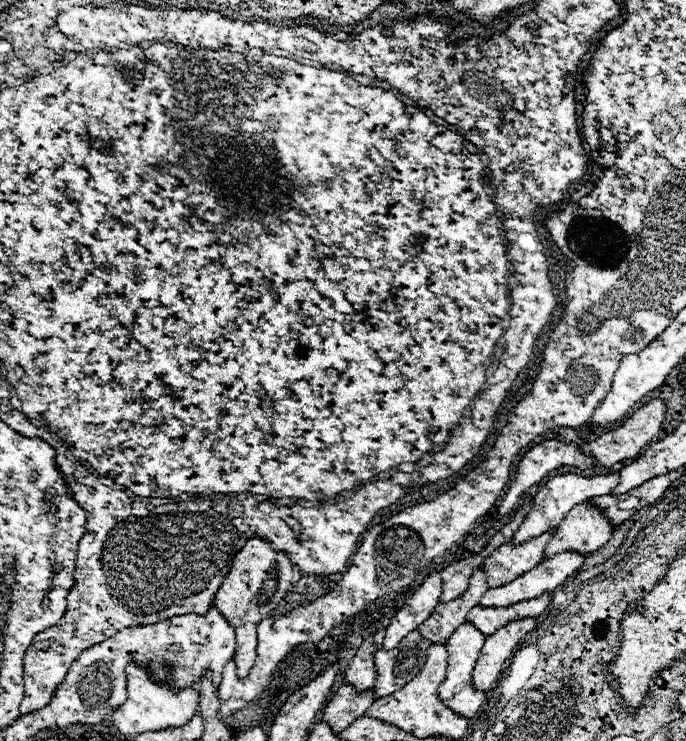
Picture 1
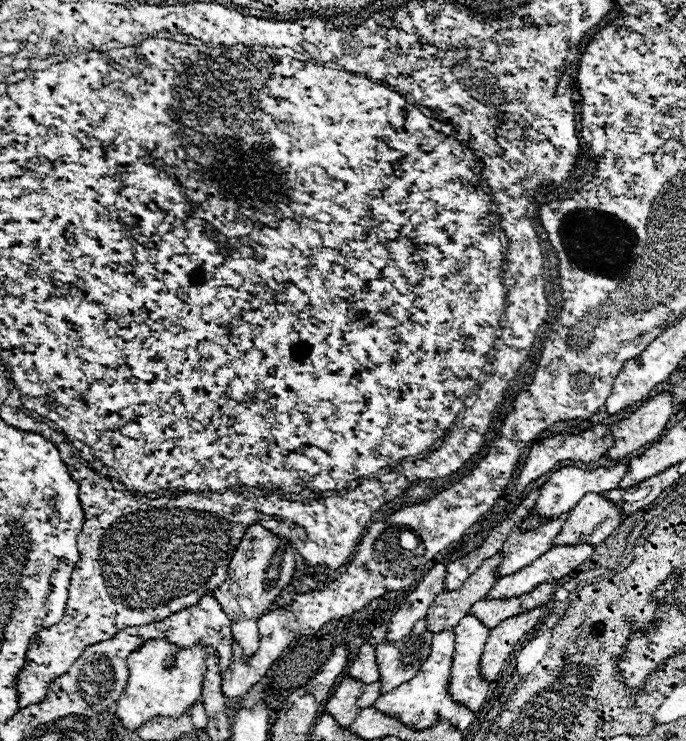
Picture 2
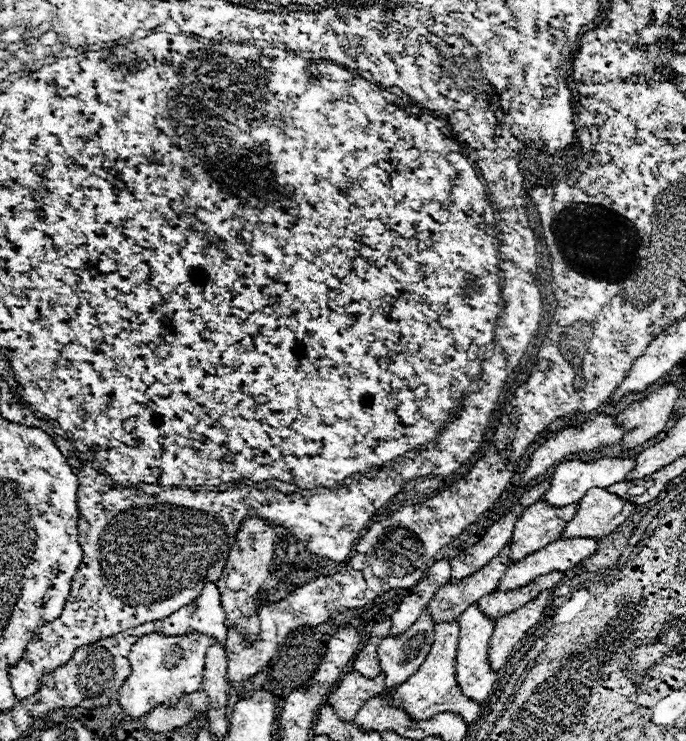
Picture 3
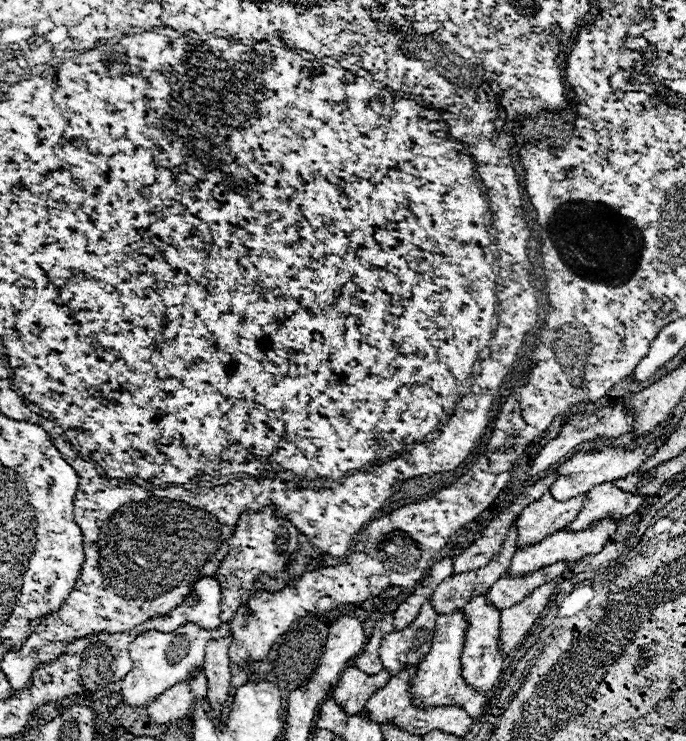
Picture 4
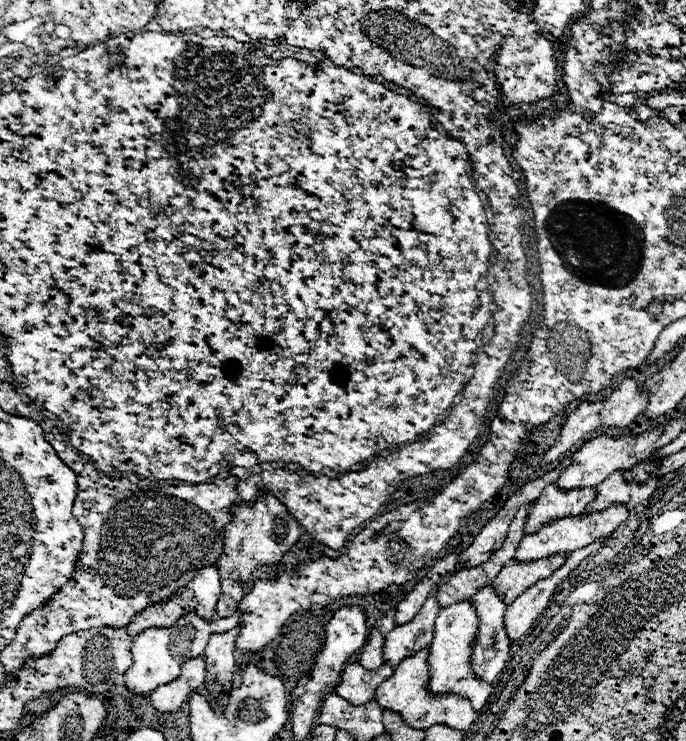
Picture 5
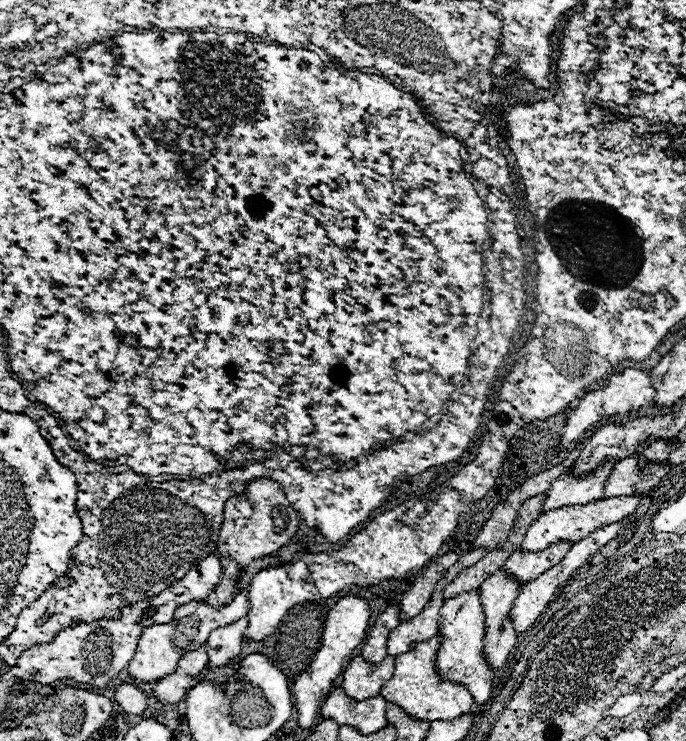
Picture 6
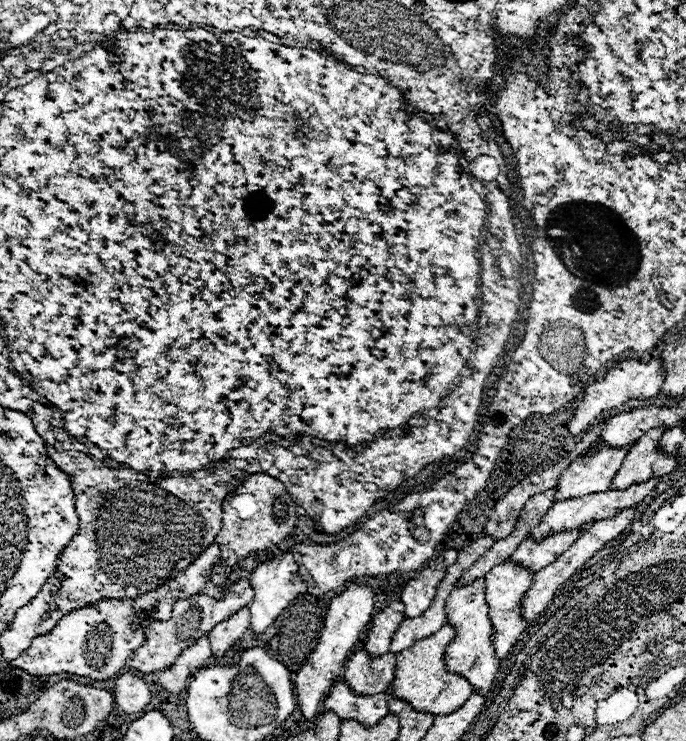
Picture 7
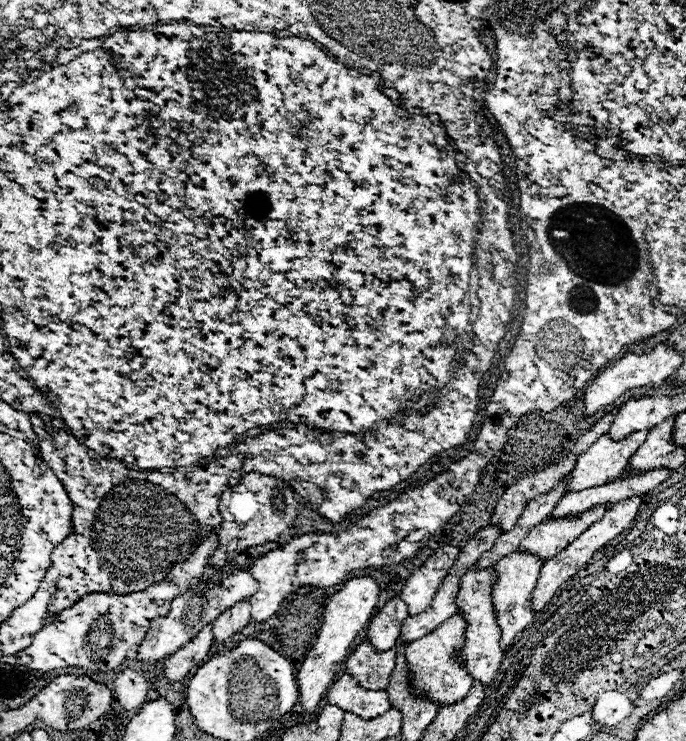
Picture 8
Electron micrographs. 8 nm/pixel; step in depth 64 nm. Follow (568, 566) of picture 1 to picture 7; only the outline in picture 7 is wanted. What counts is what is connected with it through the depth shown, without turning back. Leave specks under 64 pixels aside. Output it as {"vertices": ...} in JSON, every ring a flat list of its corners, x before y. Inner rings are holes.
{"vertices":[[654,478,654,480,646,480,642,484,632,484,630,488,626,490,606,490,606,492,592,492,590,496,582,496,580,500,562,500,562,502,556,502,554,508,550,508,544,516,542,516,542,522,538,526,534,526,530,530,530,534,540,540,542,536,550,534,550,532,560,532,560,530,566,530,566,528,580,528,580,526,586,526,586,524,594,524,598,520,604,520,604,518,610,518,614,516,616,512,620,512,622,508,626,506,632,506,632,504,640,504,648,492,652,492,656,488,656,484,660,482,662,478]]}

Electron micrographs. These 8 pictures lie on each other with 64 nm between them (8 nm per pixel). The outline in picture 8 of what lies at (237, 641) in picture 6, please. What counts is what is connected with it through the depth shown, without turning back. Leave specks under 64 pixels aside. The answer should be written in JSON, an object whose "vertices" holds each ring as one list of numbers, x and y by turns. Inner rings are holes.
{"vertices":[[242,600,242,602,234,604,234,608,228,608,214,622,214,640,222,644,232,634,240,632,240,628,244,628,250,622,250,618,252,618,252,614,250,614,250,600]]}

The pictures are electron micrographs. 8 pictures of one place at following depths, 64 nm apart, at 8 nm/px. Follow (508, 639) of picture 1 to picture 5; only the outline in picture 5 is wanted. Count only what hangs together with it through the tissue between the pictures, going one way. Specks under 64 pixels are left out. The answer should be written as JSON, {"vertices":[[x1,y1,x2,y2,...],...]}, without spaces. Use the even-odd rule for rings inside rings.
{"vertices":[[606,536,594,544,588,544,586,548,580,548,578,552,570,552,570,556,566,558,566,564,562,564,562,568,558,568,558,572,550,574,546,580,538,580,538,584,530,586,530,588,526,588,526,592,522,592,522,596,518,596,508,606,508,610,504,614,504,624,506,624,508,636,512,642,516,642,520,636,524,636,532,628,536,618,548,608,554,590,568,578,568,574,574,568,578,568,578,564,584,558,596,554,608,538,610,536]]}

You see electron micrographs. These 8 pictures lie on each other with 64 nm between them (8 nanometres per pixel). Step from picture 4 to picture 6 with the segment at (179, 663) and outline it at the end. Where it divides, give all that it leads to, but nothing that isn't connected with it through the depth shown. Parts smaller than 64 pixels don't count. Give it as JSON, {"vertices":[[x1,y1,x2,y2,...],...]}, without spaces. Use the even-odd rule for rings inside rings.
{"vertices":[[246,588,236,592,234,600,226,606,212,606,208,602,186,602,186,604,182,604,176,610,174,620,170,624,154,624,154,626,144,628,140,642,138,642,138,648,136,648,136,654,126,668,130,678,138,684,144,684,144,682,156,682,162,676,172,674,176,670,176,664,182,658,182,654,196,650,200,644,204,644,208,640,208,636,214,628,236,622,240,616,248,614,248,610,250,610,250,600,248,600]]}

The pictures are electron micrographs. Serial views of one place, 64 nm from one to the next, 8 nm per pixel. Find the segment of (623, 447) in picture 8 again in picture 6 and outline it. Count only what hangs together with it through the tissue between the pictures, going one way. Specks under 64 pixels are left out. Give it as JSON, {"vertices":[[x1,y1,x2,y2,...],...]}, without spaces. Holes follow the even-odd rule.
{"vertices":[[602,460,602,464,586,474,586,478,570,476,572,470,566,470,548,490,548,498,544,502,544,512,568,504,586,504,592,498,600,498,604,494,604,484,612,474,616,460]]}

